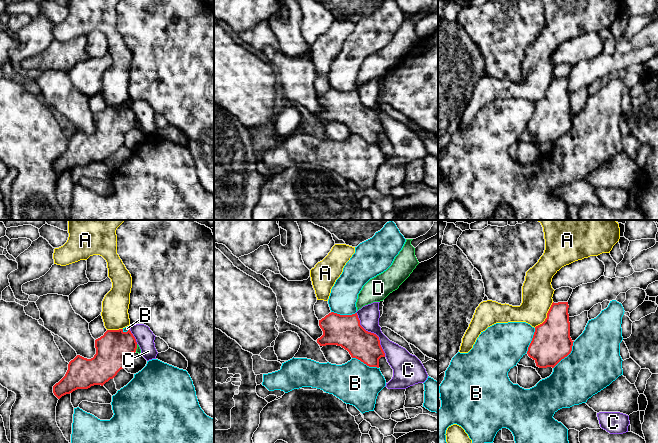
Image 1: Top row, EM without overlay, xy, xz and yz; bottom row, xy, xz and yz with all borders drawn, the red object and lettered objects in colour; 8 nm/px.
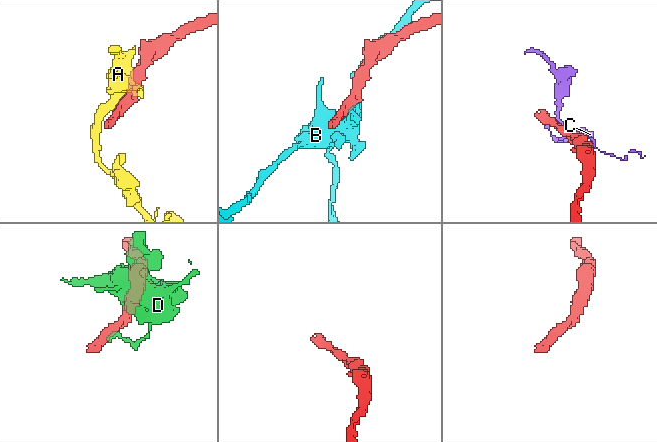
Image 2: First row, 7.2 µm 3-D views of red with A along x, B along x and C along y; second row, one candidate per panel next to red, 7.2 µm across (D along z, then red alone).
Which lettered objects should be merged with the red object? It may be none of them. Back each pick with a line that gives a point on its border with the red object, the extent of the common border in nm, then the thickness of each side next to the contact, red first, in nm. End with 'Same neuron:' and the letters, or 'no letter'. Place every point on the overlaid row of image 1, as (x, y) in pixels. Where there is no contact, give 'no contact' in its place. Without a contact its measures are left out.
Same neuron: no letter

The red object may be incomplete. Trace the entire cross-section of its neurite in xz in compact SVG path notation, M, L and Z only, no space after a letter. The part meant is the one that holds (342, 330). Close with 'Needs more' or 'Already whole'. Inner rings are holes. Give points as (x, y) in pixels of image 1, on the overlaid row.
M331 312L319 320L319 326L323 331L323 335L317 339L320 346L341 346L352 358L369 367L379 368L379 359L385 357L379 337L360 325L357 313L340 315Z. Already whole

